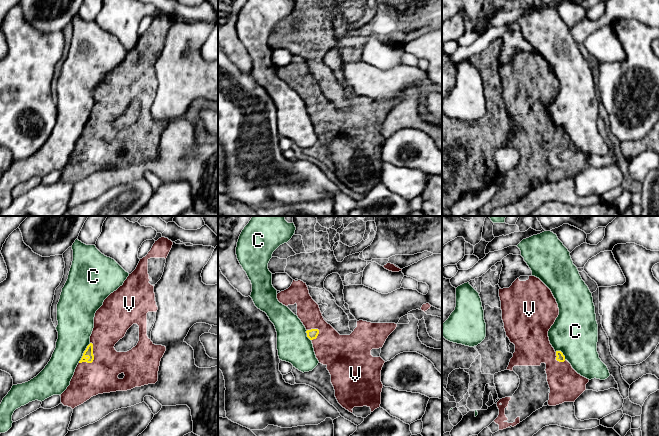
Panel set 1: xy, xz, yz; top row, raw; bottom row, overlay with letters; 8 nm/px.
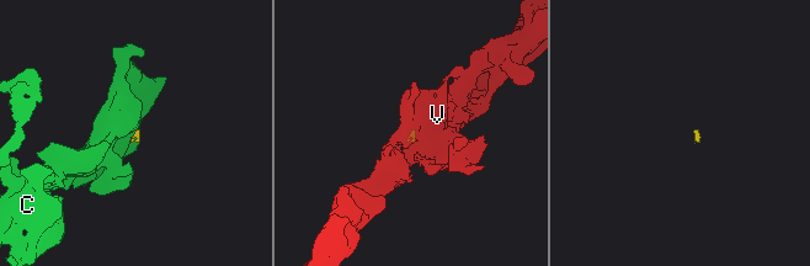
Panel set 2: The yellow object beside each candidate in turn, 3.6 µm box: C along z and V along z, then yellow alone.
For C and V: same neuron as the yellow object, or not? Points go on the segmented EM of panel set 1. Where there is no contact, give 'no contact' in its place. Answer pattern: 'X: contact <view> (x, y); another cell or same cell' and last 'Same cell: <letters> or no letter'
C: contact xy (83, 353); another cell
V: contact xy (93, 358); same cell
Same cell: V

